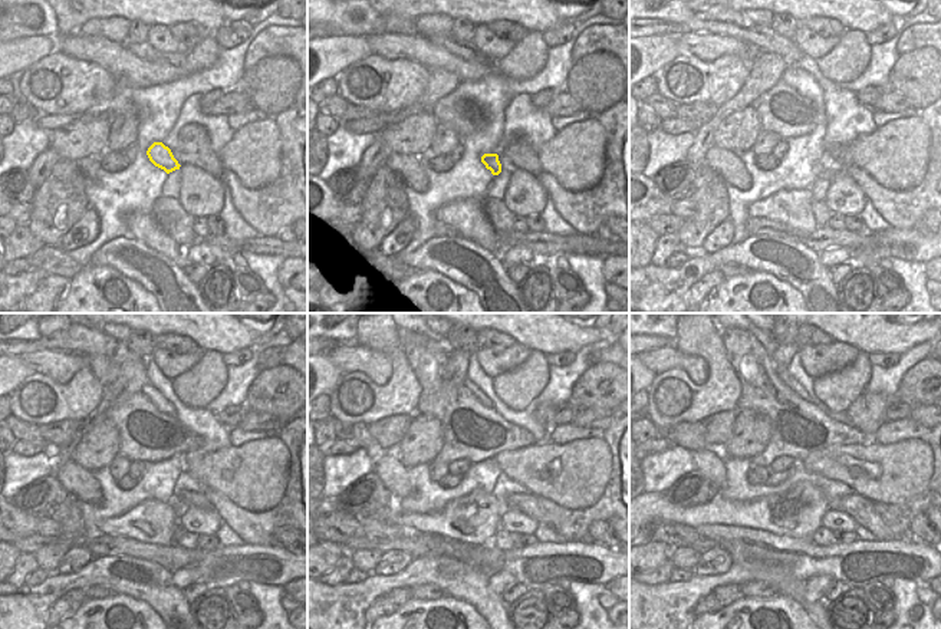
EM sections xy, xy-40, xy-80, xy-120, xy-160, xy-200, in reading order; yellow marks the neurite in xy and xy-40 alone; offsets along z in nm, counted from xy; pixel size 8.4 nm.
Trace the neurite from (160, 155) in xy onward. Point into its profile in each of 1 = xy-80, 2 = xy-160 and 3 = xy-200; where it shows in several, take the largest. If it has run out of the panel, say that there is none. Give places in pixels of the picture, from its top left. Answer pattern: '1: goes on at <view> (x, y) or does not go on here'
1: goes on at xy-80 (825, 174)
2: goes on at xy-160 (527, 503)
3: goes on at xy-200 (862, 510)

